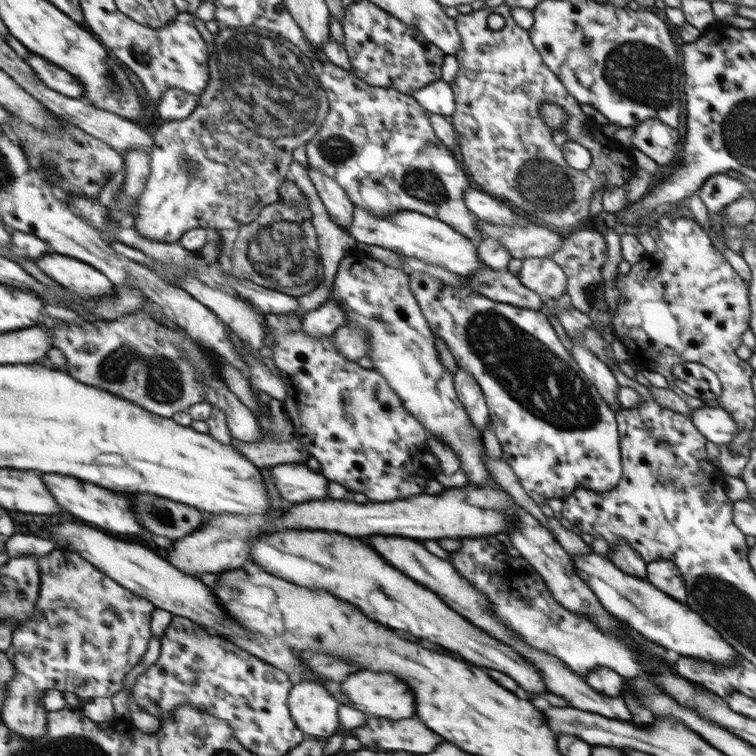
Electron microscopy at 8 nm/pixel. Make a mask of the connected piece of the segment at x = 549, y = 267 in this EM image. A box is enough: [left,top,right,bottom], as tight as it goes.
[517,258,567,300]

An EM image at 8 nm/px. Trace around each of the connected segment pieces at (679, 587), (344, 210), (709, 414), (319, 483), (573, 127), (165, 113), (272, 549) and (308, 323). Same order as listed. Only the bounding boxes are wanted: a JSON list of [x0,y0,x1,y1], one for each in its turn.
[[647,561,687,603],[307,166,355,232],[689,405,740,445],[266,462,330,503],[449,5,637,232],[159,88,200,122],[253,529,548,694],[302,297,346,338]]

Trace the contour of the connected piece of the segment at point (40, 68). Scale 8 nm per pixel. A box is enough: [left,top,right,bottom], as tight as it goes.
[27,53,86,98]

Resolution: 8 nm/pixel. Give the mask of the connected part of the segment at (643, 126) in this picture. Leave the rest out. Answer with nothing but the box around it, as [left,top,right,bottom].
[632,118,680,165]

